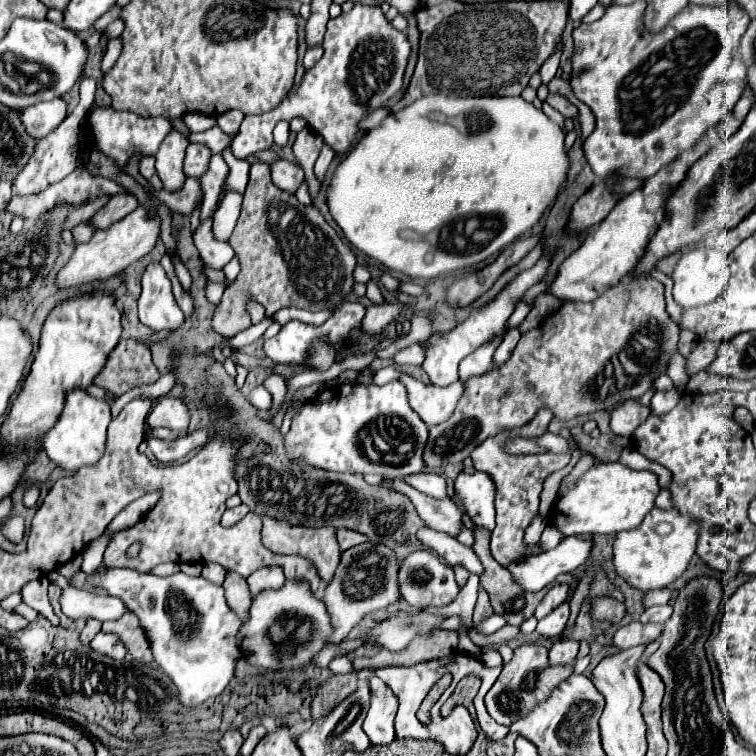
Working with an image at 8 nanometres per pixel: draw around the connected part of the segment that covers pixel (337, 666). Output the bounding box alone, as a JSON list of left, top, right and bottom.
[330,656,360,674]

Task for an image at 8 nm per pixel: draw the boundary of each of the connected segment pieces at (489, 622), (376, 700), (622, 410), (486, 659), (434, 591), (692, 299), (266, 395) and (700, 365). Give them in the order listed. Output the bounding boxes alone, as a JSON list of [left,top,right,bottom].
[[478,614,506,634],[362,676,398,744],[610,400,650,436],[480,648,502,668],[400,550,460,606],[674,248,730,308],[248,385,272,410],[688,340,720,374]]

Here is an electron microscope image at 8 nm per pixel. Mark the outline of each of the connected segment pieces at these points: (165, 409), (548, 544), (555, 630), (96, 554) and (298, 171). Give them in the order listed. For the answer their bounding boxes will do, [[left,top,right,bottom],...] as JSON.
[[146,396,190,430],[542,524,564,550],[536,602,570,636],[81,540,106,574],[272,160,304,192]]

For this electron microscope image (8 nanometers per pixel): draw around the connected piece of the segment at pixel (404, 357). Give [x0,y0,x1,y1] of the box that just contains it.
[394,344,424,366]

